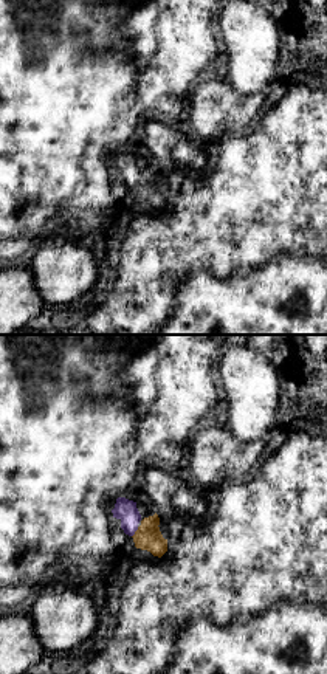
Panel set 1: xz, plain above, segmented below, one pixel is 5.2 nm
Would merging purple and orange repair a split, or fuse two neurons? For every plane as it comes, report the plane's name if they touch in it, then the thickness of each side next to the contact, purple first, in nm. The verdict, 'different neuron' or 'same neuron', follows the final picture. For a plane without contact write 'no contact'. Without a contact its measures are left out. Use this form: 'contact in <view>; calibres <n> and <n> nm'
contact in xz; calibres 120 and 140 nm

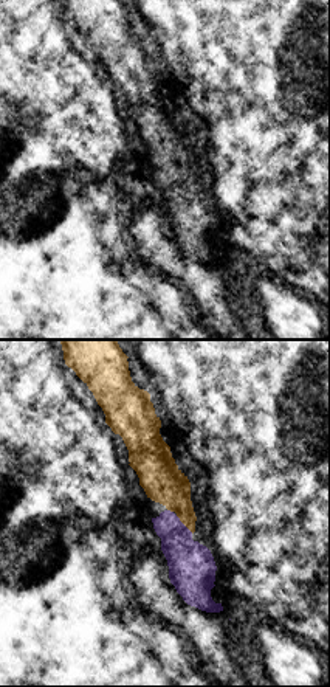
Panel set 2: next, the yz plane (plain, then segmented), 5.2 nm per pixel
contact in yz; calibres 240 and 220 nm

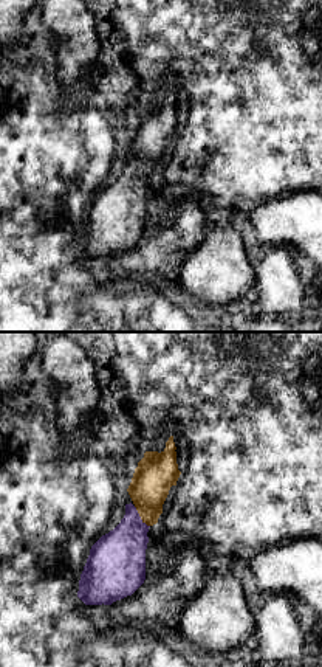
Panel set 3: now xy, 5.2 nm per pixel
contact in xy; calibres 280 and 200 nm

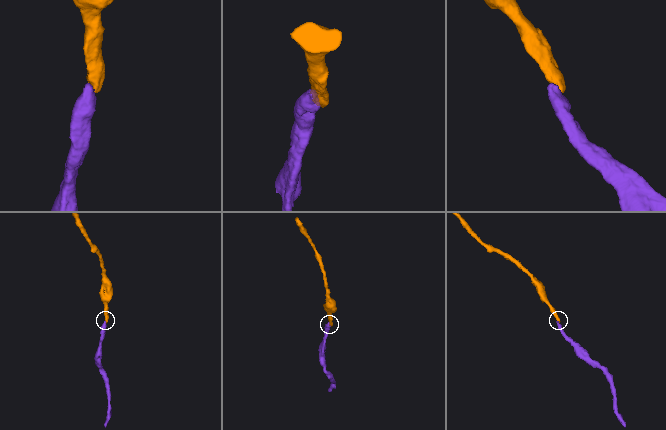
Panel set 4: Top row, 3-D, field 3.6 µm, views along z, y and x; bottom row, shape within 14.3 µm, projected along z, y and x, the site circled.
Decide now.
same neuron

